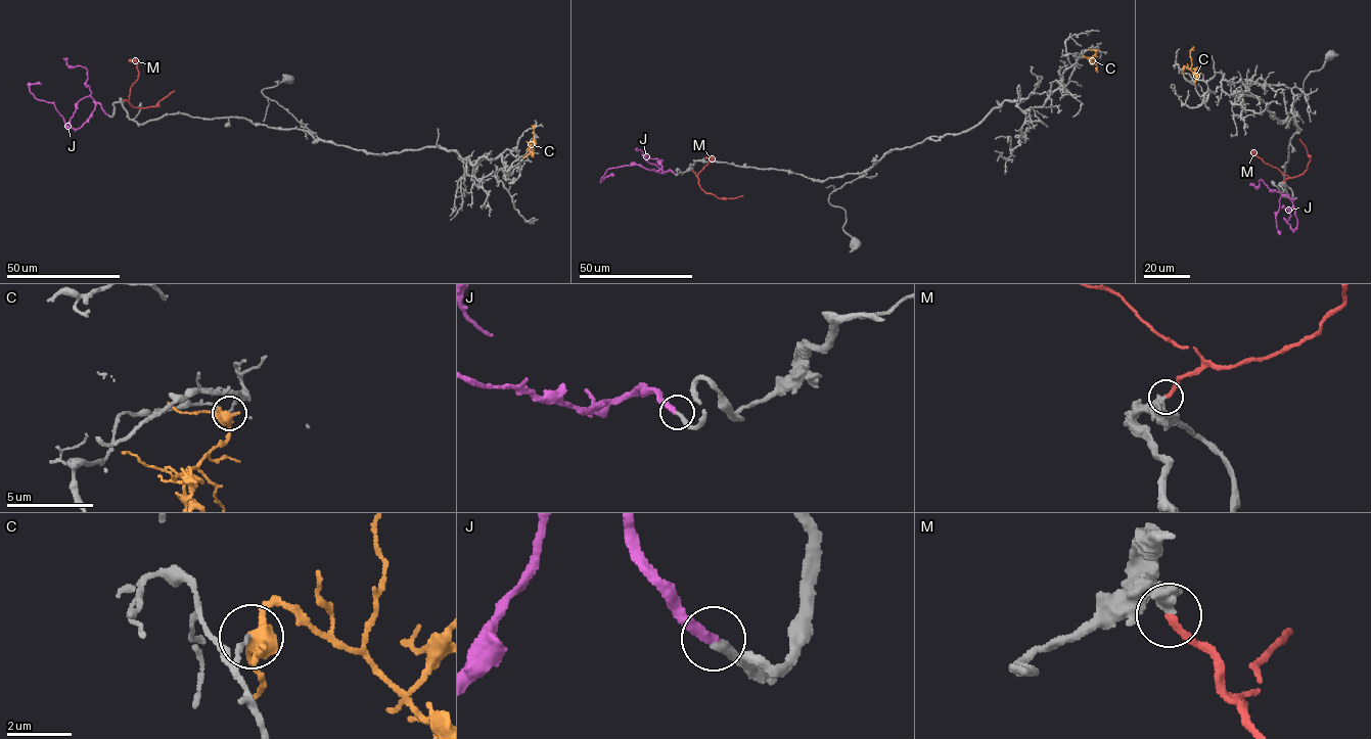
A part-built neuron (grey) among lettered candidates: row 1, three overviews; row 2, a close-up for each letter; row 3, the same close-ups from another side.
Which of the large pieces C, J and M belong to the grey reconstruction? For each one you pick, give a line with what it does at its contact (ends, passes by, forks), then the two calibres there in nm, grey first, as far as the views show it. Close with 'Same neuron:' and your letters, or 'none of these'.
J: it ends there; 260 nm thick on the grey side, 320 nm on the other
M: it ends there; 550 nm thick on the grey side, 240 nm on the other
Same neuron: J, M

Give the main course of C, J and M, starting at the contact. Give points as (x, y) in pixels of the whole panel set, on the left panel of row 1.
C: (535, 141), (532, 144), (534, 125)
J: (107, 114), (96, 102), (80, 128), (70, 128), (53, 103), (39, 100), (30, 92), (30, 85), (41, 85)
M: (123, 100), (132, 107), (155, 106), (174, 91)

